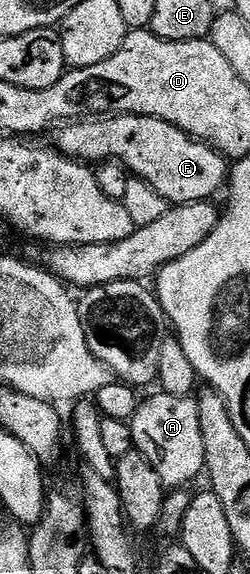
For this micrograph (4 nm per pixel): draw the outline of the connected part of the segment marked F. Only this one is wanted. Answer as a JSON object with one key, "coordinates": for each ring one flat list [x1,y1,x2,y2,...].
{"coordinates":[[122,113,104,115,99,119,84,119,79,123,68,123,57,135,55,148,77,161,99,163,101,161,121,161,128,168,133,178,150,183,158,195,162,195,172,205,185,205,195,201,206,201,215,198,215,193,225,188,230,172,229,162,217,149,198,141,189,133,183,133,178,127,166,123,157,117,139,117]]}

